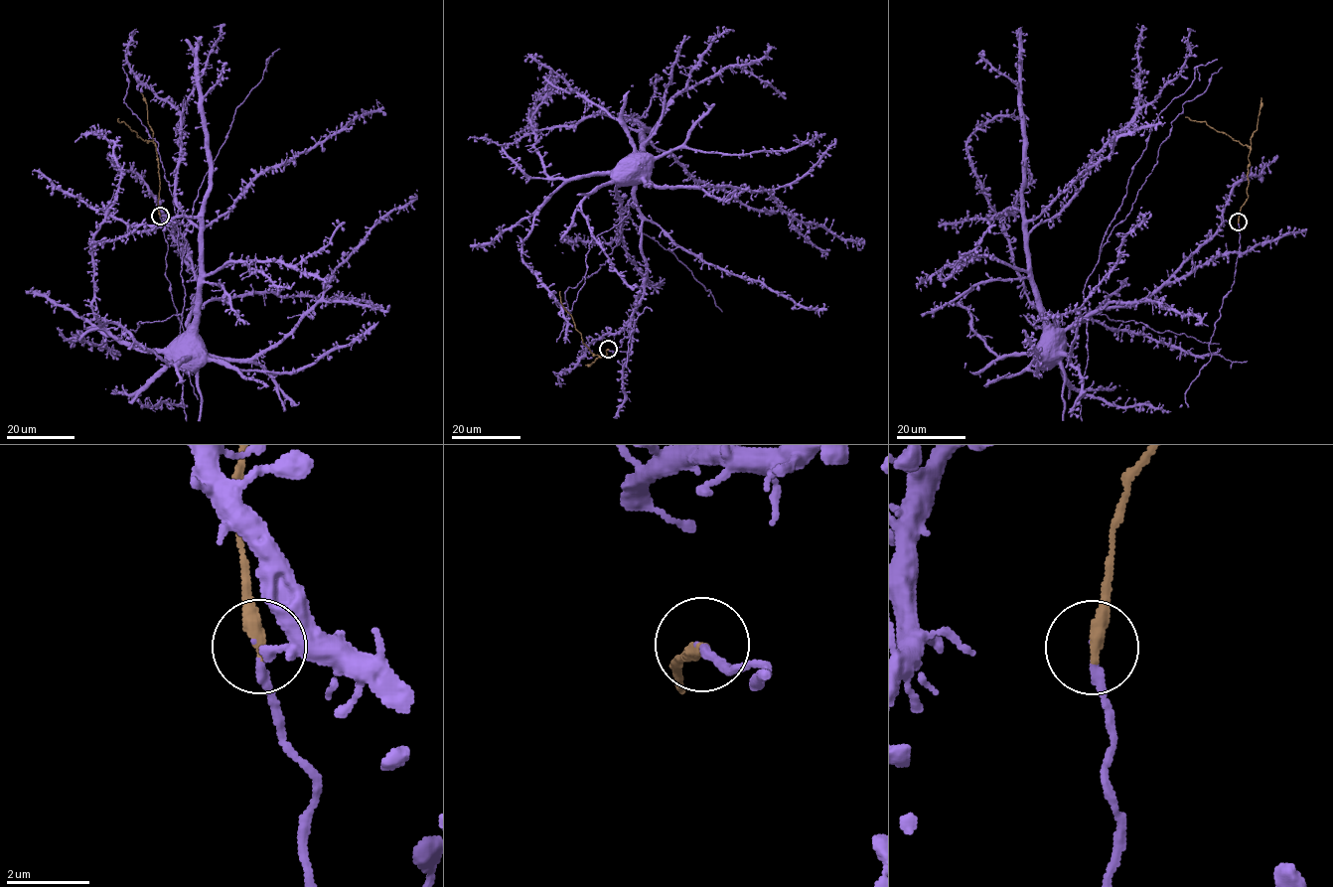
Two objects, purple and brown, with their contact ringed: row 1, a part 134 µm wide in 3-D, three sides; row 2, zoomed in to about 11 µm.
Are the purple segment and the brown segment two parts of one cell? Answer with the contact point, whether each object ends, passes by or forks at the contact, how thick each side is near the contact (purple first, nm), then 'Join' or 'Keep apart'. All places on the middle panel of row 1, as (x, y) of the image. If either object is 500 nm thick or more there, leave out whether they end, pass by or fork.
Place: (608, 349). At the ring purple ends. At the ring brown ends. Thickness 160 nm (purple) against 360 nm. Join

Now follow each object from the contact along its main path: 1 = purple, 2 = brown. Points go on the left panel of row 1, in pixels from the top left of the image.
1: (159, 215), (165, 241), (168, 245), (181, 245), (183, 257), (197, 282), (189, 328), (179, 343), (186, 352)
2: (160, 215), (156, 146), (138, 137), (118, 118)

